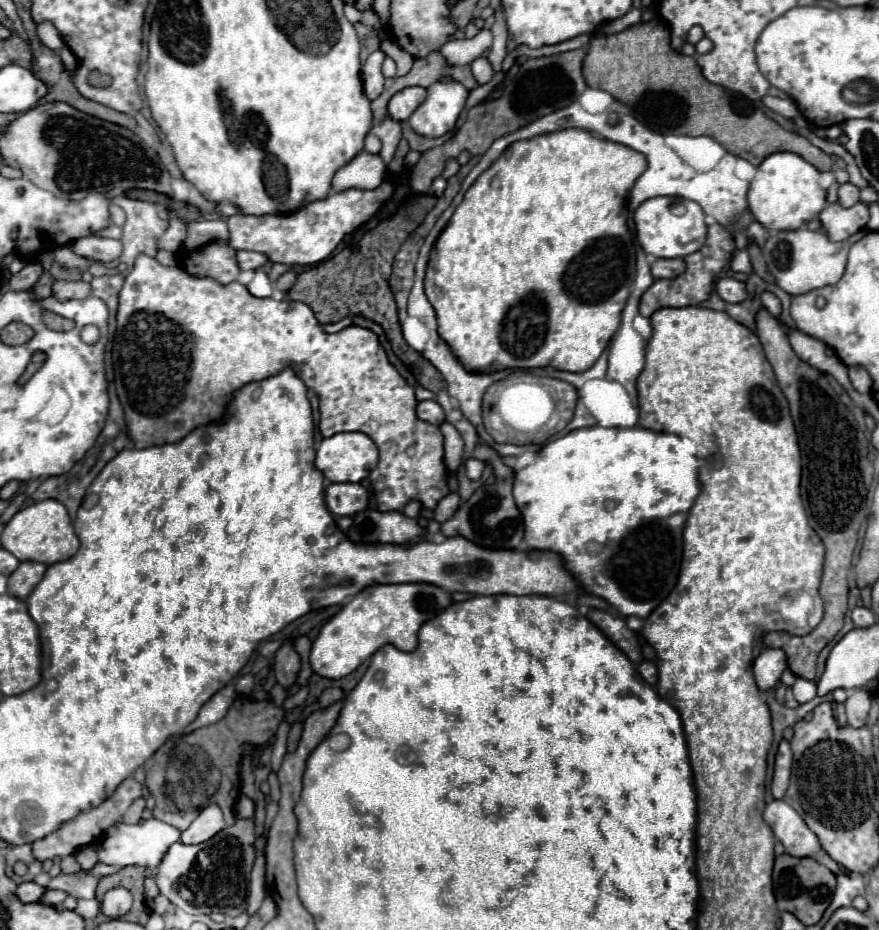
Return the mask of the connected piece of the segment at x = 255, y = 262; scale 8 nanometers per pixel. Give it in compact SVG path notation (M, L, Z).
M238 252L236 260L240 270L258 270L266 262L266 256L262 256L260 252Z

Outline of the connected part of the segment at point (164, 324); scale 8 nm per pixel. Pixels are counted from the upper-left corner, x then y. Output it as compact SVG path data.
M140 254L134 262L132 272L126 276L124 280L124 288L122 288L122 300L118 304L118 330L116 330L116 338L114 338L114 348L112 348L112 358L114 358L114 372L116 372L116 392L118 398L124 406L124 414L126 414L126 424L128 424L128 434L134 440L134 444L138 448L148 448L148 446L158 446L164 442L180 442L184 436L188 436L194 428L198 426L206 426L212 422L218 422L224 418L224 414L228 412L226 408L230 406L234 392L240 390L242 386L250 384L250 382L258 382L258 380L266 380L270 376L280 374L286 368L292 368L294 374L306 384L306 388L312 388L320 400L320 434L324 438L334 436L338 432L362 432L368 438L374 440L374 444L378 446L380 452L380 460L378 466L370 472L370 484L374 488L374 496L376 496L376 504L380 512L400 512L408 502L418 500L424 508L434 510L436 504L440 502L440 498L450 494L448 488L448 468L444 464L444 436L440 432L438 426L426 424L422 420L418 420L416 416L416 398L414 398L414 388L406 384L406 380L396 372L396 368L388 362L386 352L382 350L382 346L378 344L378 338L374 332L360 328L360 326L348 326L336 334L326 334L314 312L310 310L310 306L306 306L304 302L292 302L292 300L282 300L276 302L272 298L256 298L252 296L246 286L242 286L240 282L230 282L230 284L220 284L212 278L192 278L186 270L174 266L162 266L160 262L156 262L156 258L150 258L146 254Z

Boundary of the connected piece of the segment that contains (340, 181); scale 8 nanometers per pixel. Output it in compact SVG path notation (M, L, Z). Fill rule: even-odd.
M360 152L350 164L342 166L336 172L332 180L332 188L334 192L342 192L346 188L372 190L382 184L384 174L386 174L386 164L380 158L380 154Z

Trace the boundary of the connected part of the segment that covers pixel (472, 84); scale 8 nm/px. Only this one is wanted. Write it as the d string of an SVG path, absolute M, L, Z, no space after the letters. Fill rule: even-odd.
M432 52L428 58L414 60L414 66L412 66L412 70L406 76L402 76L402 78L388 78L386 80L384 92L372 102L374 118L386 116L388 100L396 92L400 92L402 88L408 88L408 86L428 88L430 84L438 82L440 78L452 78L452 80L464 84L468 90L474 90L478 86L478 82L472 76L470 66L452 66L452 64L448 64L448 60L440 52Z

